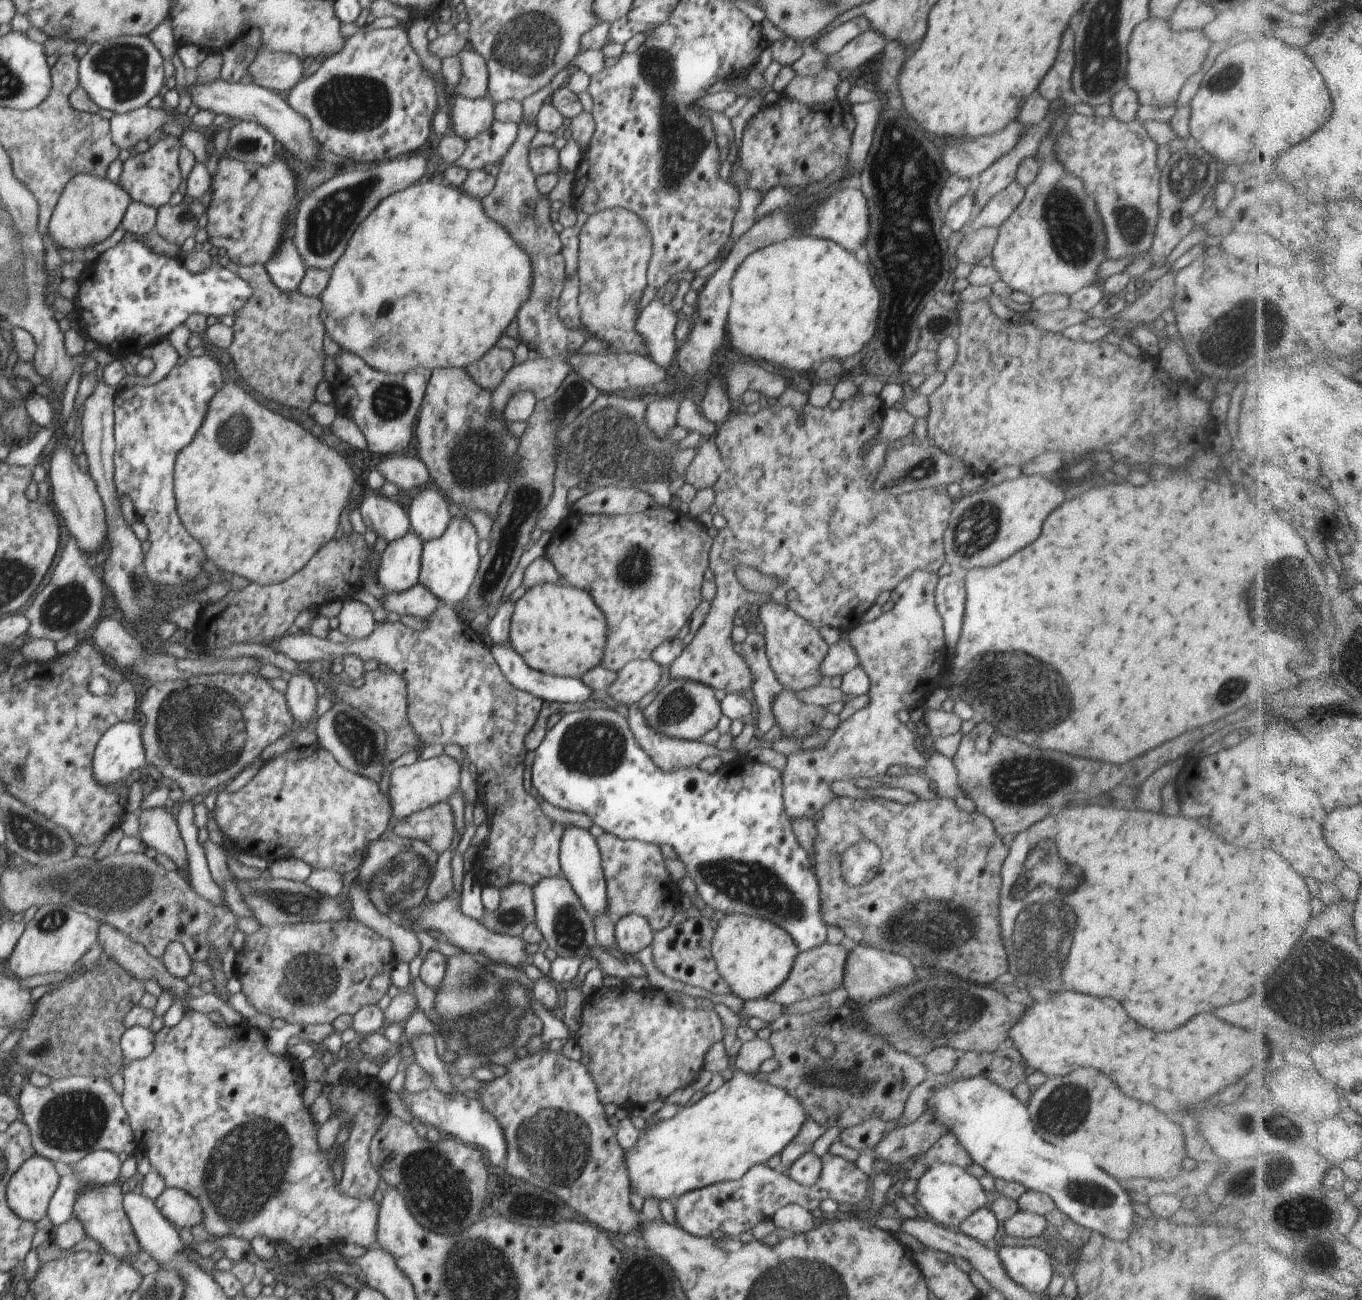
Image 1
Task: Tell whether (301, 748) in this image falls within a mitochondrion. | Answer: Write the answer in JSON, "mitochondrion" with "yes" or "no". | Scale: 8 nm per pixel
{"mitochondrion":"no"}

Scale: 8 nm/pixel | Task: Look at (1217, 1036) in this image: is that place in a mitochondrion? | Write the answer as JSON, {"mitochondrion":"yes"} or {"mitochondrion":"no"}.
{"mitochondrion":"no"}

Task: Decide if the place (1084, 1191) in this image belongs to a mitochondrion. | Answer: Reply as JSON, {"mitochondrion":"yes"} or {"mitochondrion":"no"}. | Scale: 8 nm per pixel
{"mitochondrion":"yes"}

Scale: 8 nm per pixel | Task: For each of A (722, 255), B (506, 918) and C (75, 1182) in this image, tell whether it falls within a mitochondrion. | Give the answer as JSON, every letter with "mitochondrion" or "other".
{"A":"other","B":"mitochondrion","C":"other"}

